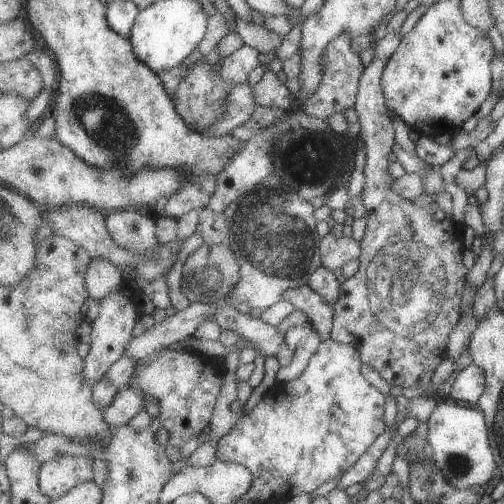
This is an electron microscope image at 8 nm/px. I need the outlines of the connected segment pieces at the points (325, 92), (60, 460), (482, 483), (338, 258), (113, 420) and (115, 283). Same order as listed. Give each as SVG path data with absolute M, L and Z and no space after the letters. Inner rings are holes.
M347 32L339 34L335 40L329 42L329 46L325 48L325 56L321 60L323 60L323 74L321 74L323 80L315 90L315 94L304 100L303 112L327 122L335 114L344 113L345 110L356 106L365 68L361 56L353 50L352 39Z
M60 455L43 463L41 491L52 500L59 499L79 484L94 481L94 460L94 457Z
M445 398L439 401L427 425L433 456L443 468L447 480L457 488L482 489L487 486L498 471L498 462L491 448L484 413L477 406L460 404Z
M329 234L319 240L319 249L322 255L322 265L330 270L345 266L347 262L360 259L362 242L355 238L337 237Z
M128 386L115 396L113 404L104 410L105 422L113 429L125 426L139 411L145 408L145 398L141 390Z
M93 259L89 272L86 276L87 291L91 300L103 300L115 294L115 290L119 290L119 286L126 281L123 272L119 270L119 266L113 265L109 260Z

